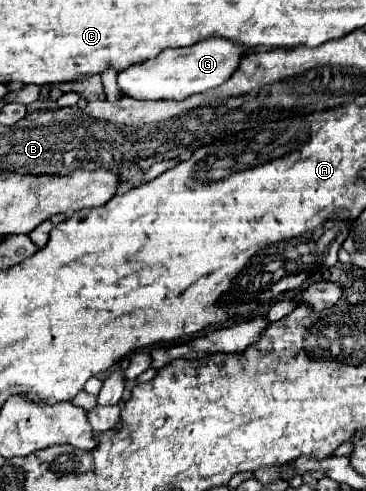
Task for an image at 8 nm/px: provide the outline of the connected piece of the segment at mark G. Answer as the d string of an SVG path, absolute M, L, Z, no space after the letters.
M204 39L190 47L164 49L156 59L132 65L118 73L118 89L134 99L184 99L222 85L238 67L246 49L226 39Z

